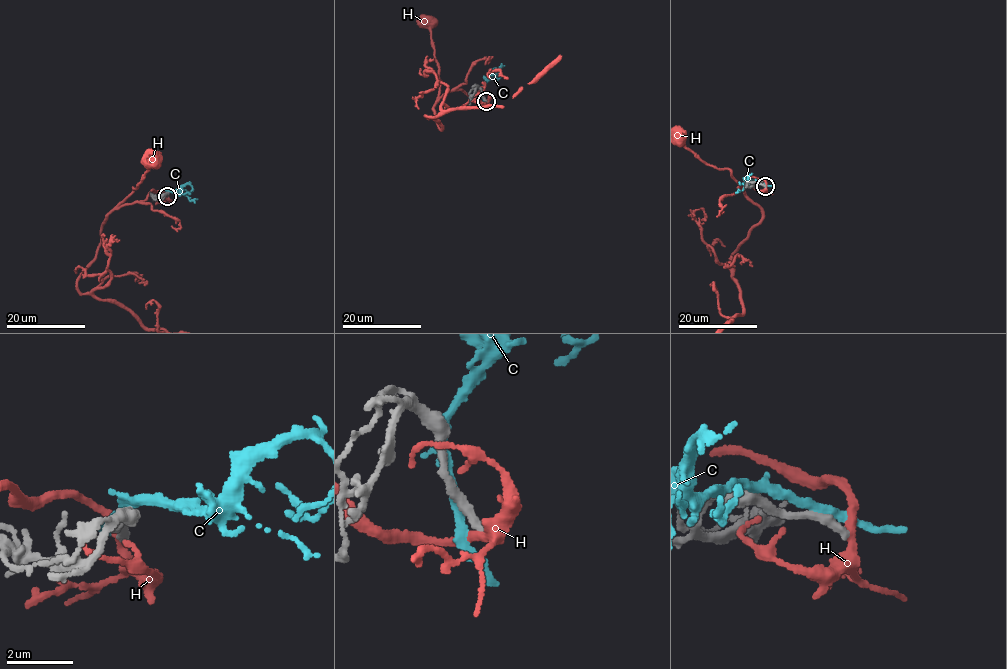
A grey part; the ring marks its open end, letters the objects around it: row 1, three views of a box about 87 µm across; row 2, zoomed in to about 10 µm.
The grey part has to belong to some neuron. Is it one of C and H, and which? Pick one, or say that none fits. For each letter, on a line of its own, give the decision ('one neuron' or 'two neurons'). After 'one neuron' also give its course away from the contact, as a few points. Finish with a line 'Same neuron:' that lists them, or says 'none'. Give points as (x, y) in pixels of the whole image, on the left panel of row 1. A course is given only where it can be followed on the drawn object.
C: two neurons
H: two neurons
Same neuron: none

